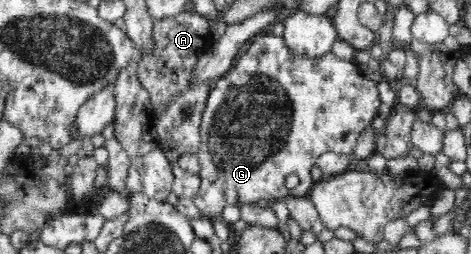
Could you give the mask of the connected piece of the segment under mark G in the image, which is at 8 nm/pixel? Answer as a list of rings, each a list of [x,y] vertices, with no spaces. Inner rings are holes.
[[[269,31],[248,40],[237,52],[228,72],[213,83],[205,104],[198,152],[201,184],[193,198],[202,216],[212,220],[221,218],[226,205],[239,206],[272,198],[282,201],[287,196],[304,197],[316,183],[312,180],[312,168],[322,153],[351,154],[360,134],[372,126],[382,106],[378,83],[364,78],[358,67],[356,62],[352,64],[352,61],[336,58],[331,50],[319,57],[298,56],[291,52],[282,37]],[[288,174],[296,174],[300,179],[295,188],[284,185]]]

